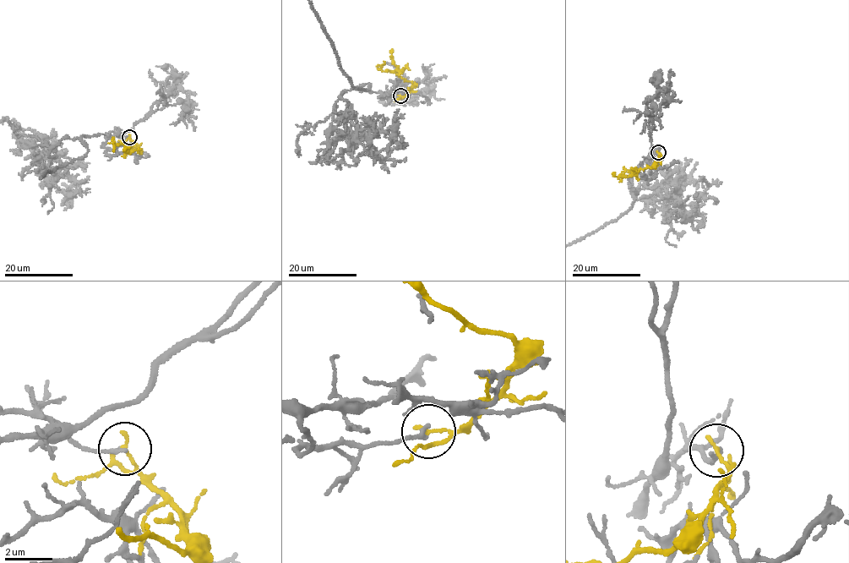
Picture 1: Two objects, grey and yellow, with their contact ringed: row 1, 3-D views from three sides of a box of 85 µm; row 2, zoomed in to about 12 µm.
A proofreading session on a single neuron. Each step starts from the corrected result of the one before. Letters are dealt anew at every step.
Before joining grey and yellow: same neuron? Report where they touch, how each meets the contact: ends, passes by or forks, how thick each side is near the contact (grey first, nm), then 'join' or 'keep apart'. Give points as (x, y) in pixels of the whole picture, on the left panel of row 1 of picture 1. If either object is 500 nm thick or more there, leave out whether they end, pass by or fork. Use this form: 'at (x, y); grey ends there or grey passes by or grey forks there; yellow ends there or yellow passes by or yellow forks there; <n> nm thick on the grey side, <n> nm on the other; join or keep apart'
at (129, 137); grey ends there; yellow passes by; 180 nm thick on the grey side, 110 nm on the other; keep apart

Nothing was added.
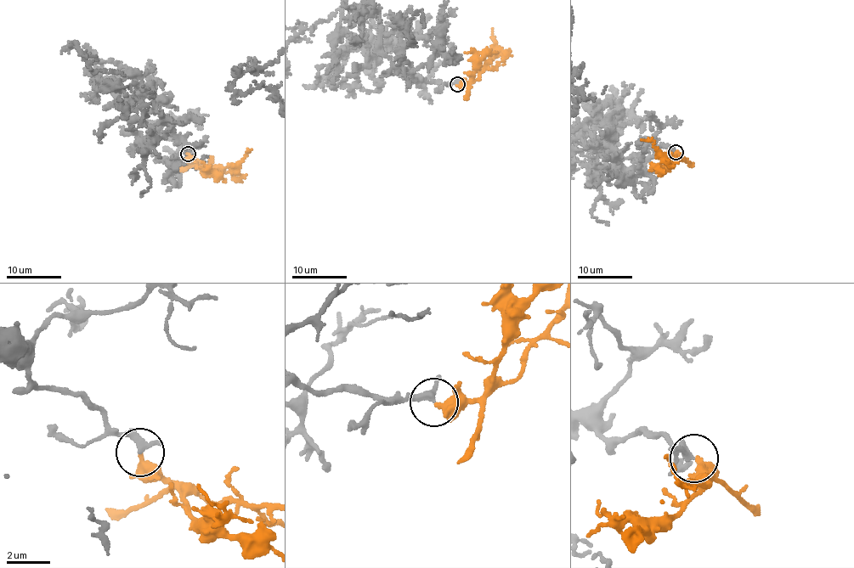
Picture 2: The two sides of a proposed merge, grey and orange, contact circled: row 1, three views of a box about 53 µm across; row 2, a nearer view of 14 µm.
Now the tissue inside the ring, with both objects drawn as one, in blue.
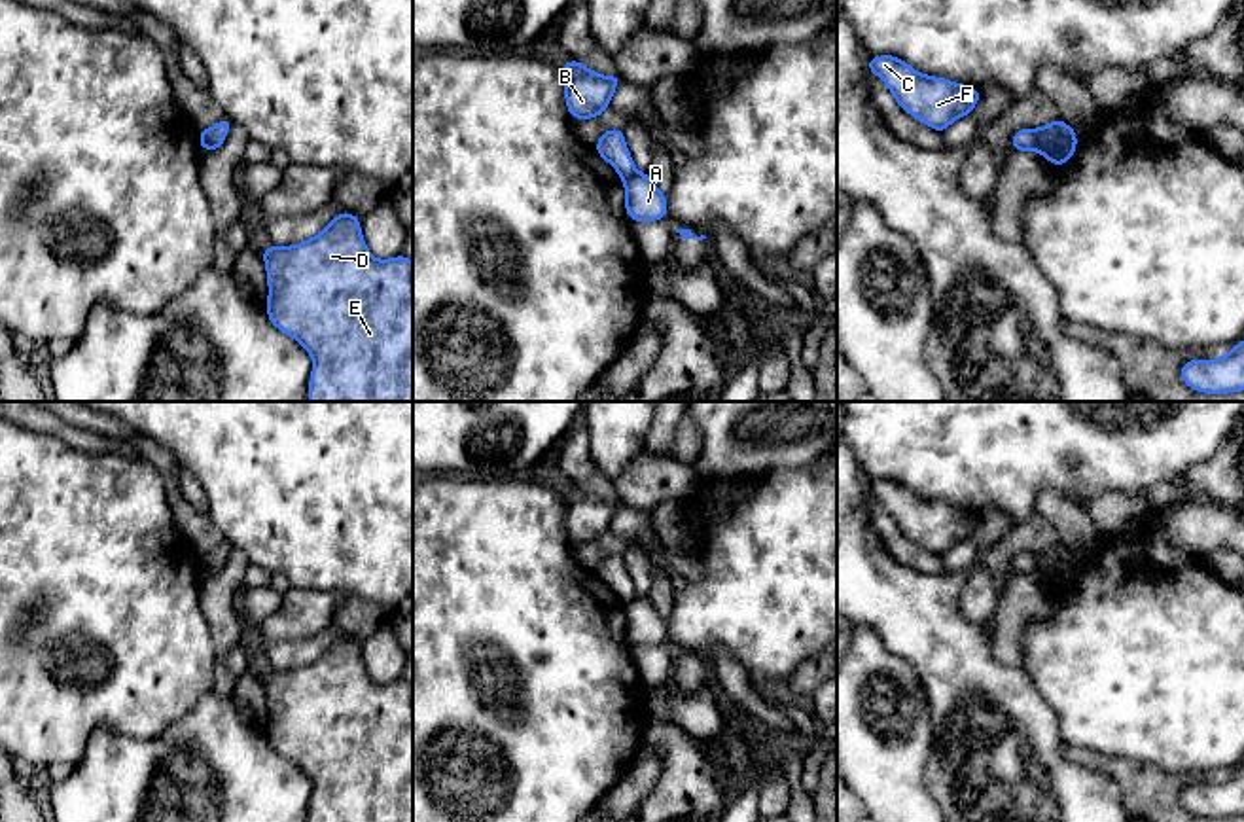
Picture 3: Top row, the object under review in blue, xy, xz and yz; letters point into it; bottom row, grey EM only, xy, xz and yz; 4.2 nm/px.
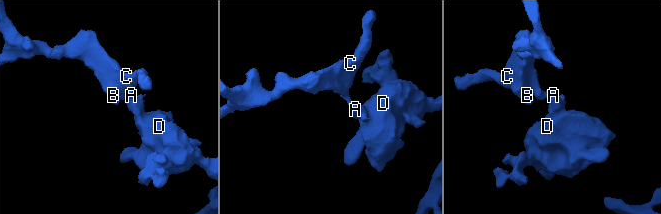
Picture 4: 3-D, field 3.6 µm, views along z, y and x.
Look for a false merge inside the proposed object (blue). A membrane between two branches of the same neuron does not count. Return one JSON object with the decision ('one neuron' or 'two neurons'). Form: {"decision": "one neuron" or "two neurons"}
{"decision": "two neurons"}

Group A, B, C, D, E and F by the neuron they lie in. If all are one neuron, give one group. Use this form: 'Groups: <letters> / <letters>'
Groups: A D E / B C F

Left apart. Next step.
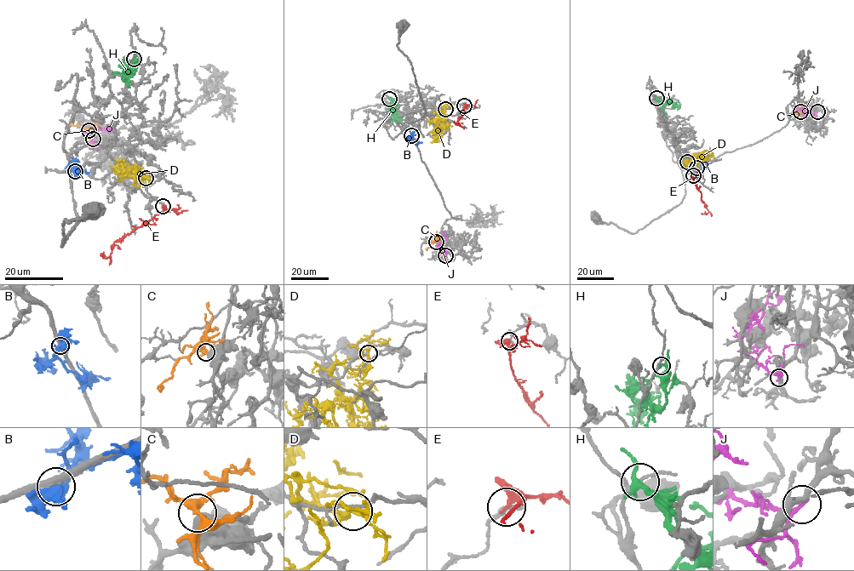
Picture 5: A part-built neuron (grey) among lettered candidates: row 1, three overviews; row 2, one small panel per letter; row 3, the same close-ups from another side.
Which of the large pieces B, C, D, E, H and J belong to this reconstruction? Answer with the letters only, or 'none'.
C

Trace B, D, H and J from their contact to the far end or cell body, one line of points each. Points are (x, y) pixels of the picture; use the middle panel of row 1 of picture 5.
B: (411, 135), (413, 140), (422, 142)
D: (444, 109), (438, 122), (435, 139), (430, 142)
H: (389, 99), (396, 102), (393, 105), (395, 118), (391, 122)
J: (445, 255), (438, 248), (444, 236), (447, 236)

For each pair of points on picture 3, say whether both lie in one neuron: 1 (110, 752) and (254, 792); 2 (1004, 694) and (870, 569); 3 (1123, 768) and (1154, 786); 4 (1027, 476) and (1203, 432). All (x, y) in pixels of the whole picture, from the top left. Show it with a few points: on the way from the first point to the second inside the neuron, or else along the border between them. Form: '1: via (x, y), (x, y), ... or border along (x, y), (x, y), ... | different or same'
1: via (146, 752), (175, 741), (203, 741), (218, 756) | same
2: via (970, 669), (904, 603) | same
3: via (1131, 775), (1146, 786) | same
4: via (1070, 438), (1148, 436), (1159, 432) | same

